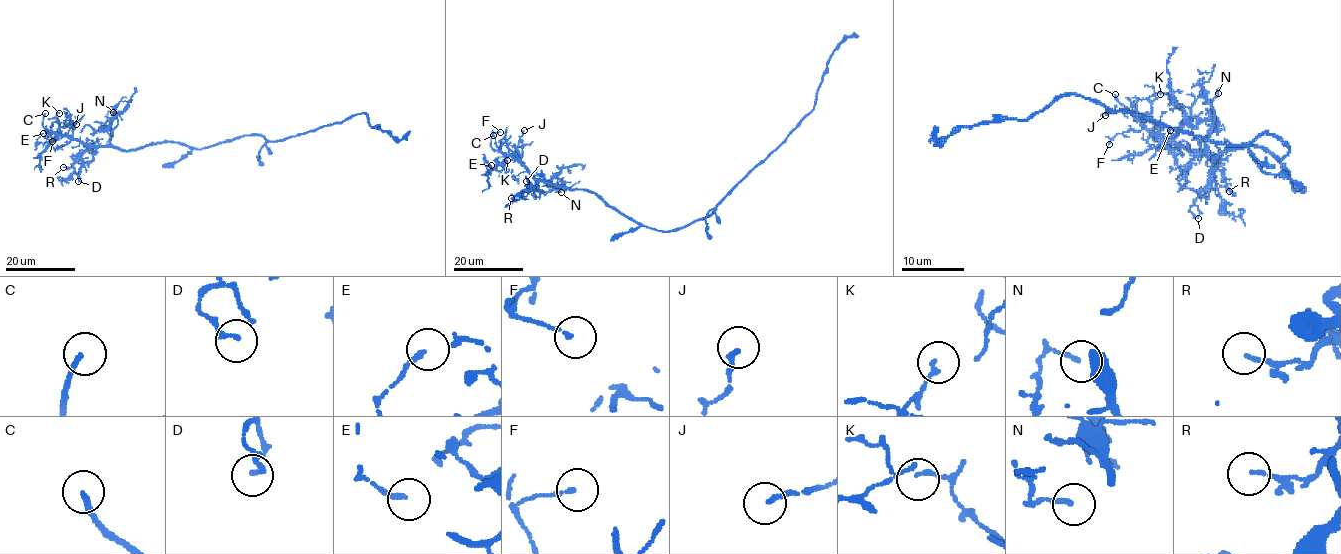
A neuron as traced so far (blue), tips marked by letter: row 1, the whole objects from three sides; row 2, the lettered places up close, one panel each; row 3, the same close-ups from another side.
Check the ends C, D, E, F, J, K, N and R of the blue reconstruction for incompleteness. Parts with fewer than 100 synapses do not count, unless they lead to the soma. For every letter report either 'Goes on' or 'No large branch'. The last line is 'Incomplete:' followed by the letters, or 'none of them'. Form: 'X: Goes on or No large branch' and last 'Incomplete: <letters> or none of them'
C: Goes on
D: No large branch
E: No large branch
F: No large branch
J: No large branch
K: No large branch
N: No large branch
R: No large branch
Incomplete: C

